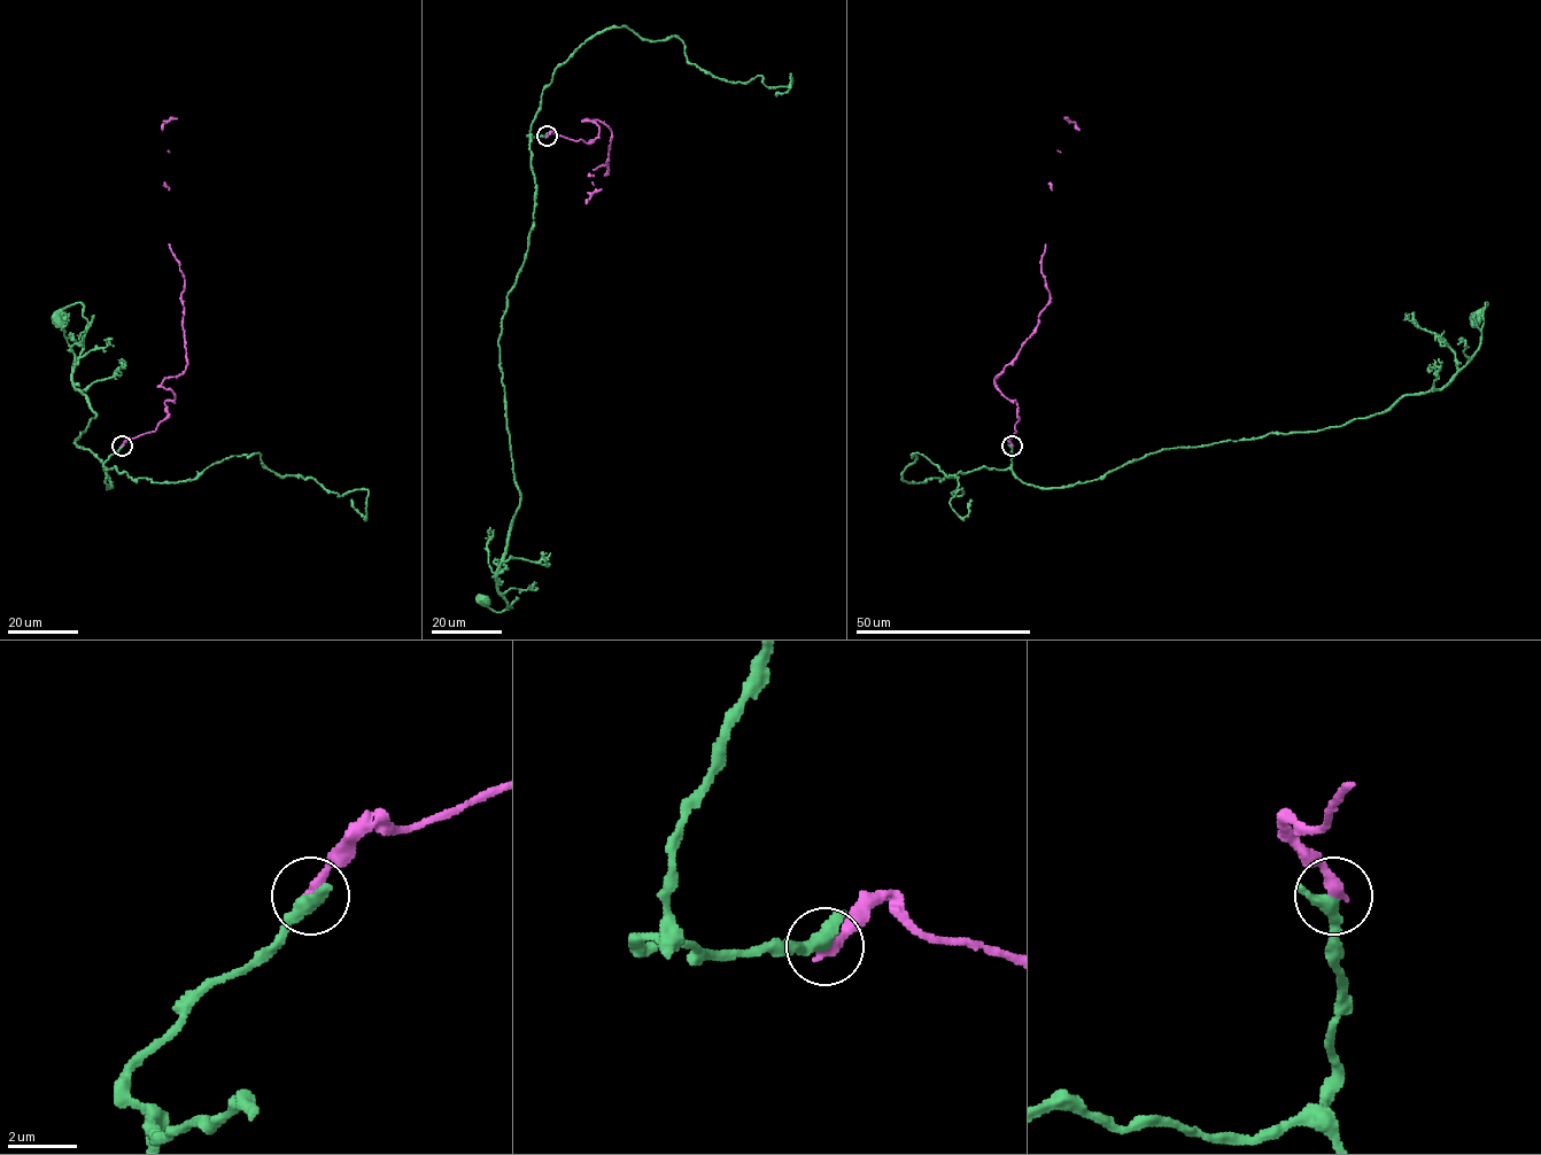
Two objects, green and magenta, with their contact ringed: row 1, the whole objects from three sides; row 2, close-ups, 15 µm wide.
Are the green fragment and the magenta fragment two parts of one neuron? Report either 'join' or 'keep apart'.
keep apart

